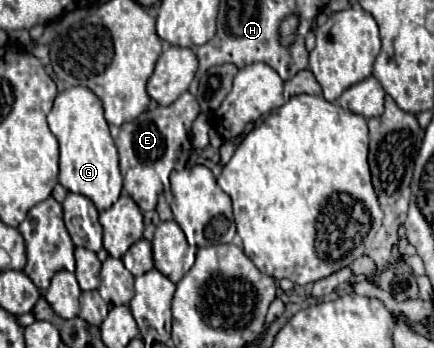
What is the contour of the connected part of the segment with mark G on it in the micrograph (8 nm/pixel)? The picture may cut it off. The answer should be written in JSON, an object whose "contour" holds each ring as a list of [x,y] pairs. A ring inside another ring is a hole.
{"contour":[[[71,87],[55,97],[53,109],[47,115],[49,129],[61,147],[59,183],[71,191],[85,195],[99,211],[109,209],[121,193],[123,177],[119,173],[119,155],[103,117],[103,103],[87,87]]]}

